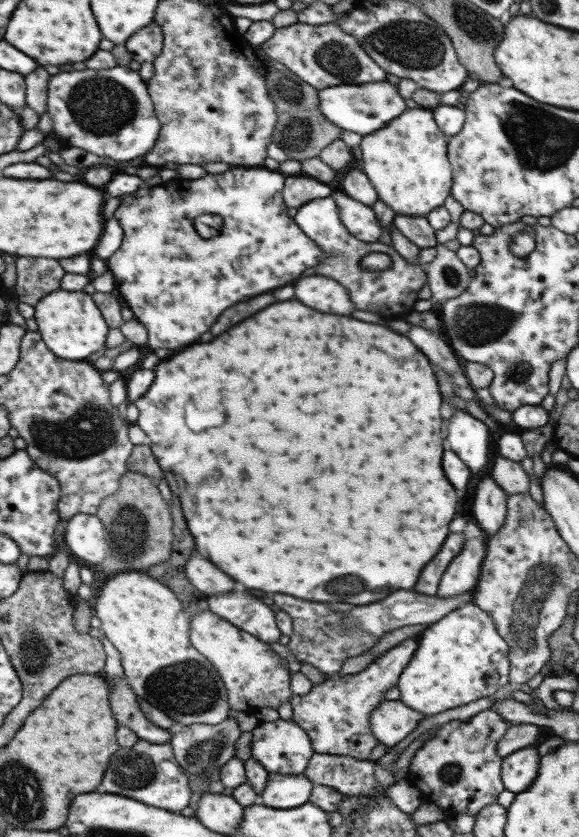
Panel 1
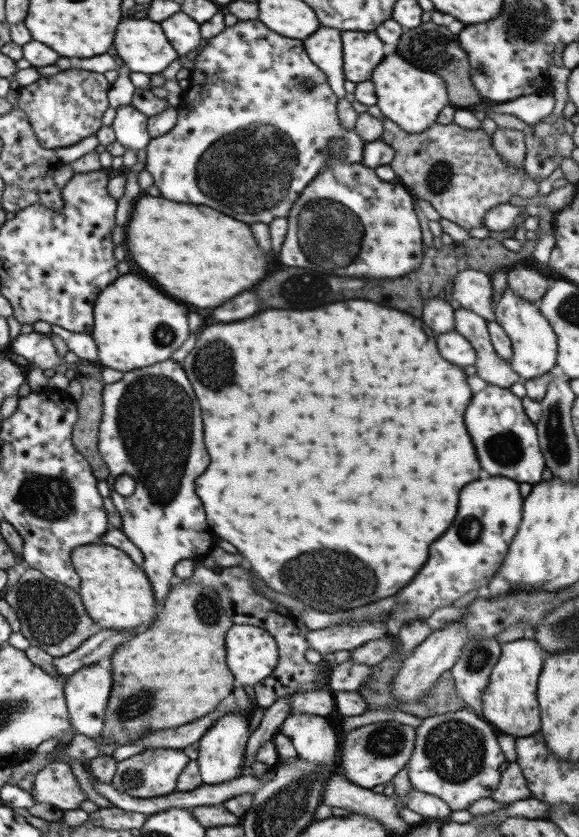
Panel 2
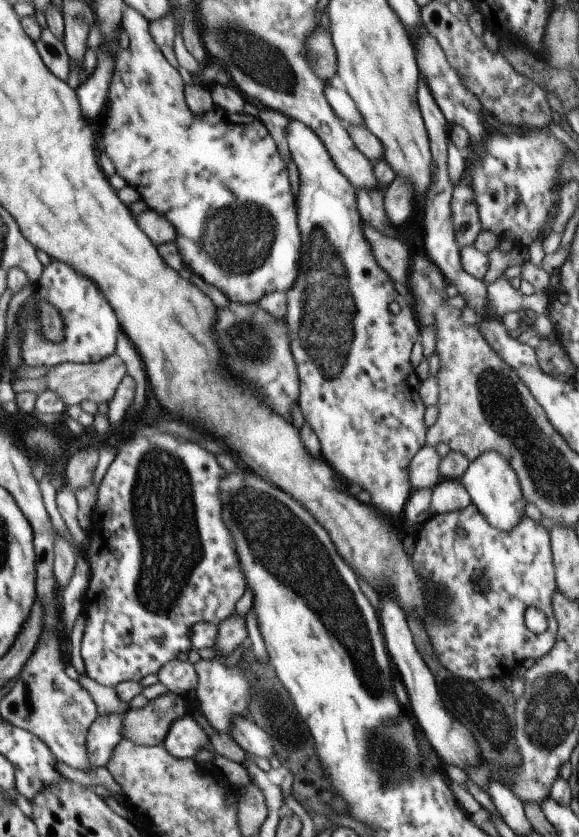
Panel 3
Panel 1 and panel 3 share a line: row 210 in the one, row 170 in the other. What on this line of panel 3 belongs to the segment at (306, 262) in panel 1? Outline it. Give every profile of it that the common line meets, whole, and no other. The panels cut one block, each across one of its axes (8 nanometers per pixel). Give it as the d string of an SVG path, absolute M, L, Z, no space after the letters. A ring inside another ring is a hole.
M123 7L120 28L127 34L127 50L117 52L113 62L115 74L111 76L109 84L101 142L115 168L115 174L119 174L131 188L135 176L135 190L145 206L175 226L175 244L183 266L187 266L205 284L243 305L255 305L263 295L273 291L285 292L292 287L298 273L299 234L286 166L279 158L269 132L257 118L247 114L231 114L219 106L211 106L201 116L193 116L189 108L185 108L184 83L177 69L167 64L149 36L148 23L133 7Z

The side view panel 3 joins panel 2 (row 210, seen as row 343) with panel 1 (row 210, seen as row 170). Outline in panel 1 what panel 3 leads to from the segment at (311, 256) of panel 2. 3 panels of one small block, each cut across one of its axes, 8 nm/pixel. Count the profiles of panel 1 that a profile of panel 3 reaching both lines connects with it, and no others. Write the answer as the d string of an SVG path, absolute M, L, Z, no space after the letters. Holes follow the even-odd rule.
M331 197L308 200L298 206L292 218L301 232L326 254L319 261L319 266L313 268L315 274L331 276L335 282L347 288L351 292L349 298L357 310L391 316L409 312L409 308L413 308L418 300L417 291L426 284L424 267L401 258L390 244L379 241L366 243L349 235L343 228L336 202Z

